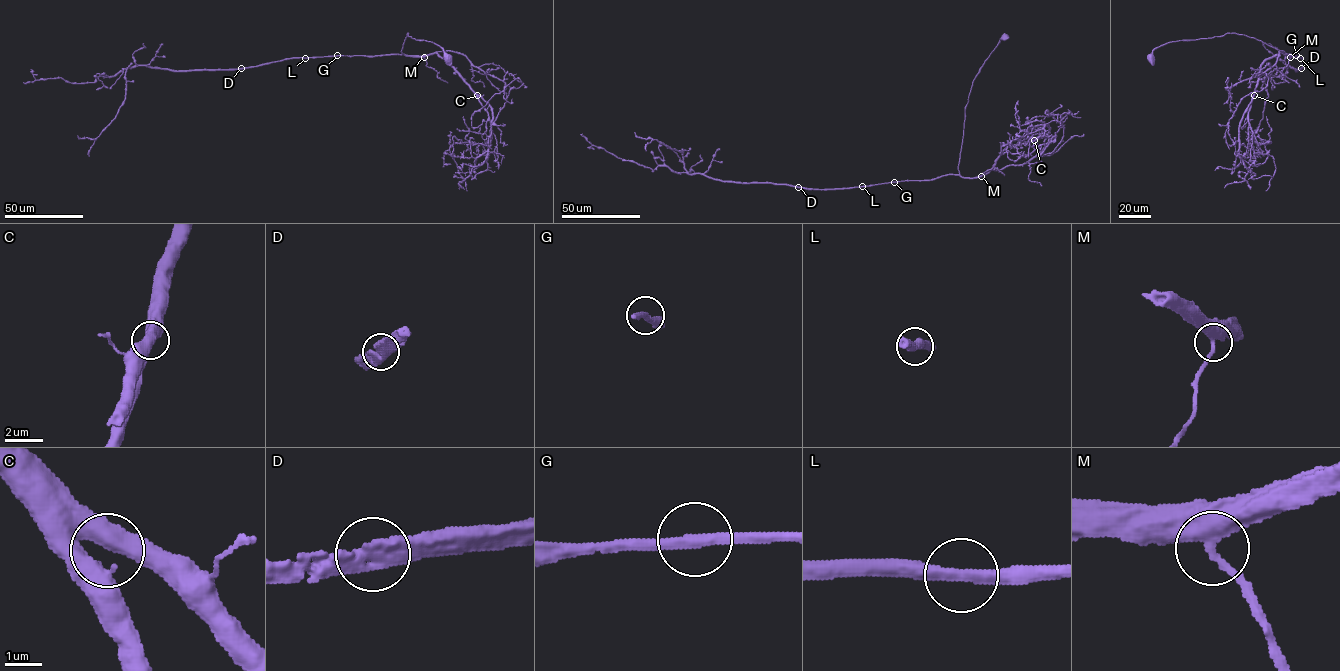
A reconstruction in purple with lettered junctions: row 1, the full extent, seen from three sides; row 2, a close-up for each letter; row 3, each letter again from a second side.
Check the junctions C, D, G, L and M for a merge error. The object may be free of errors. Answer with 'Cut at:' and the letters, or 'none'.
Cut at: none

